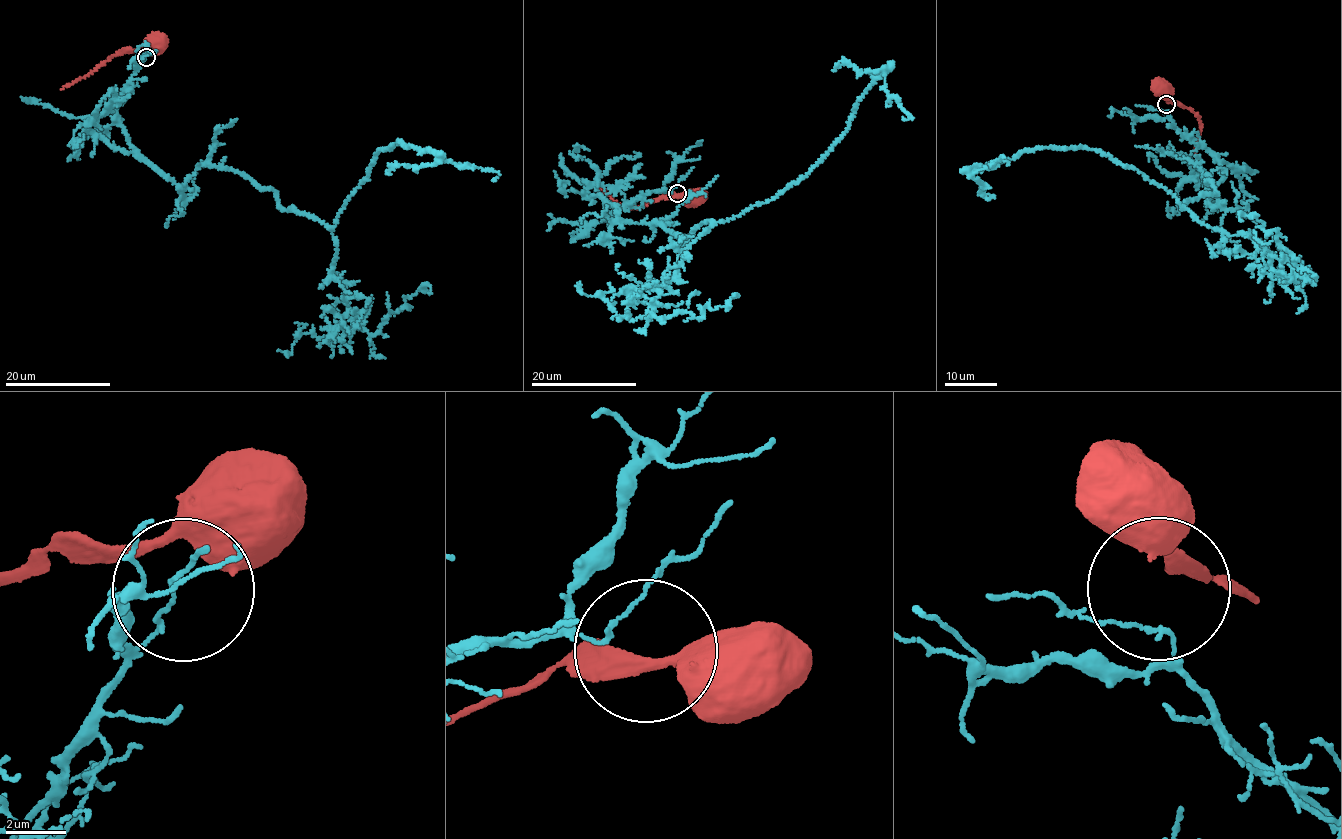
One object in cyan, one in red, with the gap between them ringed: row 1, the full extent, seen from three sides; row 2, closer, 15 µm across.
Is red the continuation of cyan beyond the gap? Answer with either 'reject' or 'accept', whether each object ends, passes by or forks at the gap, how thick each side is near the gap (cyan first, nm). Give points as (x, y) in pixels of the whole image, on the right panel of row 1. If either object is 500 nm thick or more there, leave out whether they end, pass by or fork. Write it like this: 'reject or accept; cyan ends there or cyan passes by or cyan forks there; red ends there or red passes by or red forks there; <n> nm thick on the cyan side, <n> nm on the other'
accept; 140 nm thick on the cyan side, 700 nm on the other

